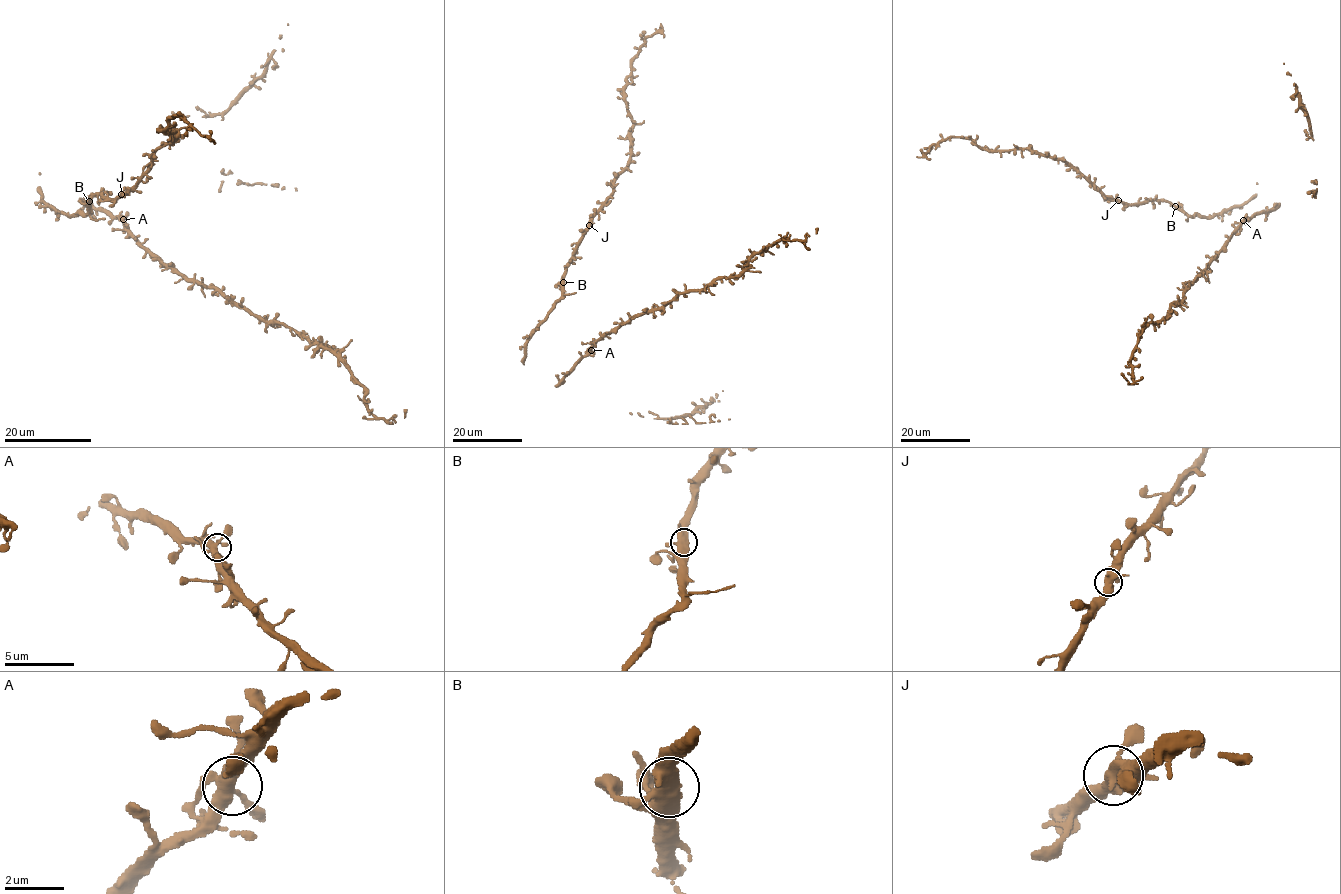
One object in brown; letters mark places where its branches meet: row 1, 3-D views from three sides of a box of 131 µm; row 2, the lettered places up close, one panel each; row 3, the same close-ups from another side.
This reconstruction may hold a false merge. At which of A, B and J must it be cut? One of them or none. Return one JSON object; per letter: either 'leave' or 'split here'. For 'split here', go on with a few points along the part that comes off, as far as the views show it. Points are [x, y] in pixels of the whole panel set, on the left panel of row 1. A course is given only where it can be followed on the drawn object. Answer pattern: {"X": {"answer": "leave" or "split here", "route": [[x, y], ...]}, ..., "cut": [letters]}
{"A": {"answer": "leave"}, "B": {"answer": "leave"}, "J": {"answer": "leave"}, "cut": []}

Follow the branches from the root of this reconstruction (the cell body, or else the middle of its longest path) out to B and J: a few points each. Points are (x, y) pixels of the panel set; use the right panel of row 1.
B: (1249, 201), (1209, 216), (1187, 215), (1175, 206)
J: (1249, 201), (1212, 215), (1201, 216), (1187, 215), (1164, 201), (1123, 204), (1118, 200)

